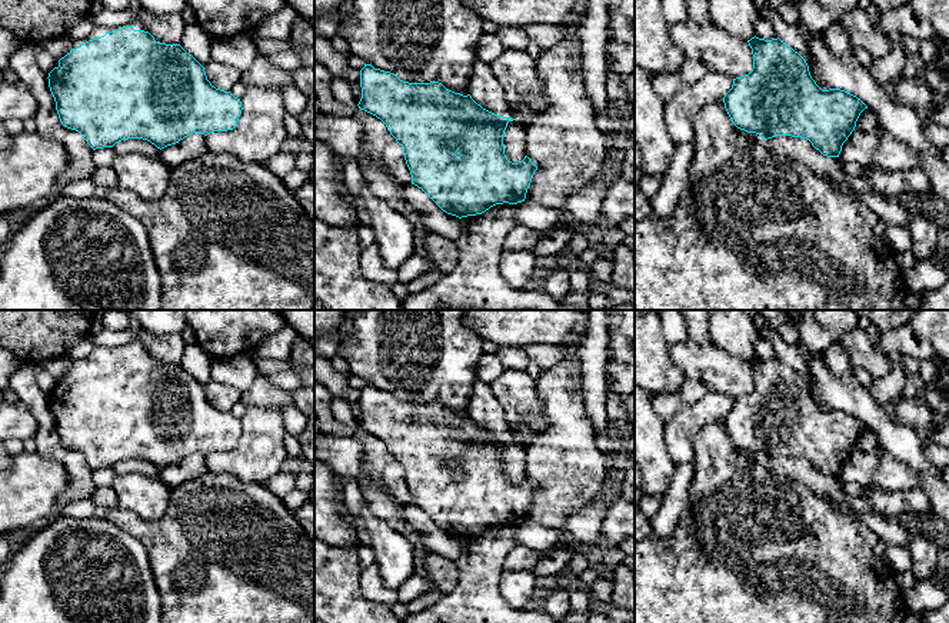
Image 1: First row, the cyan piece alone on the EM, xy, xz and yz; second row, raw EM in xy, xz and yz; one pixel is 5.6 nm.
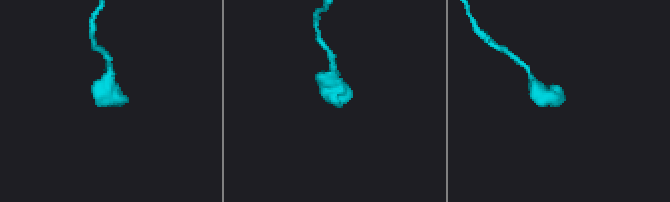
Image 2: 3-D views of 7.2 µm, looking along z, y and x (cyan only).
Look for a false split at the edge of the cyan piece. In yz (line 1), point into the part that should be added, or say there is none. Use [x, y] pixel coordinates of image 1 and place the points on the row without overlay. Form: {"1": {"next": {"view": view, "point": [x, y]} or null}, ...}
{"1": {"next": null}}

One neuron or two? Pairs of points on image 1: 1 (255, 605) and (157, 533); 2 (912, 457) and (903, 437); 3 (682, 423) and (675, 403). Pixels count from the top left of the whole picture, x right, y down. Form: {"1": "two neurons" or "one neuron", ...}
{"1": "one neuron", "2": "one neuron", "3": "two neurons"}

